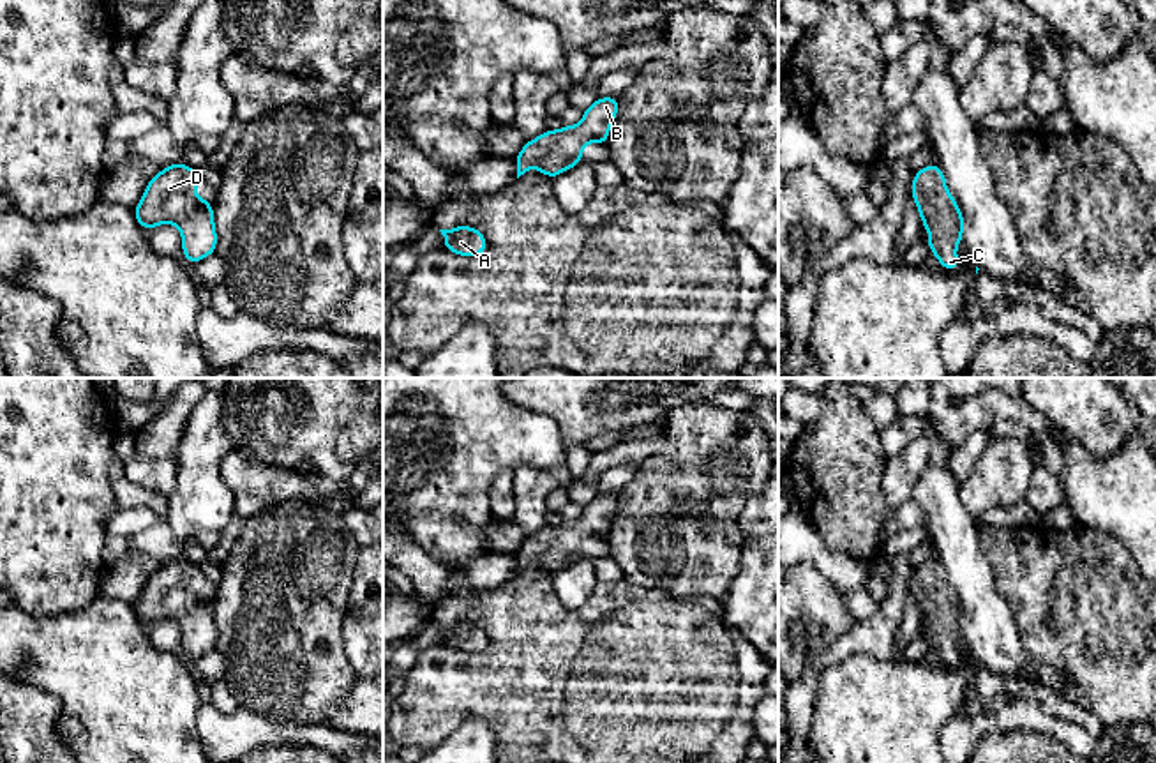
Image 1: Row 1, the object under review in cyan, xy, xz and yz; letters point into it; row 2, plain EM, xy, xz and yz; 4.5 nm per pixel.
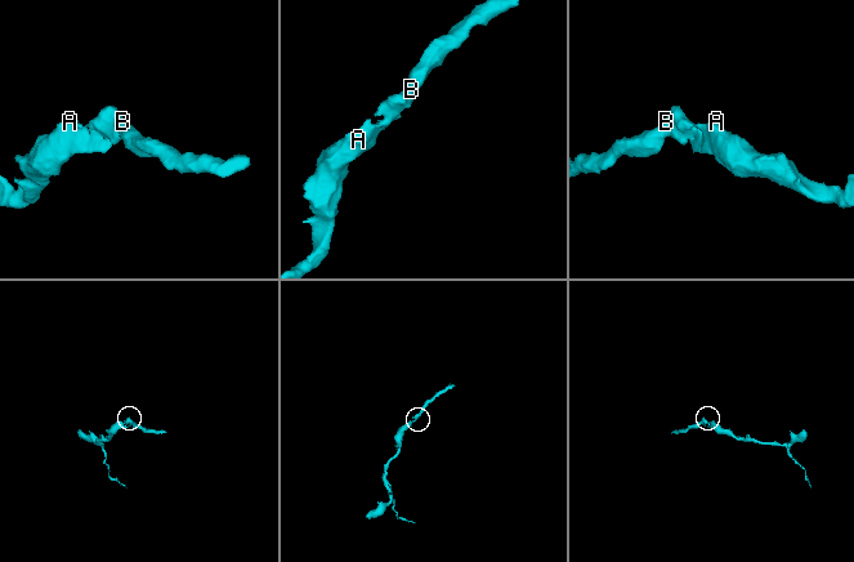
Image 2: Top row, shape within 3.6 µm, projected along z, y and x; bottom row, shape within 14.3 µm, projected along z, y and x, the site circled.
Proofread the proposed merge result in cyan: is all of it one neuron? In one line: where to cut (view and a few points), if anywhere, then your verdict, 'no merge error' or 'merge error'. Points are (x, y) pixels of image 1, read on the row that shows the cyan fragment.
no cut; no merge error

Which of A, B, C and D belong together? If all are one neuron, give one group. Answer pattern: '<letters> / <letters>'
A B C D

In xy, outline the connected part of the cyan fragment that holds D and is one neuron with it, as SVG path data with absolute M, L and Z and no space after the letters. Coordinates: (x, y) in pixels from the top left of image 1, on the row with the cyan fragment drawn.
M176 162L162 168L145 187L132 210L141 228L150 231L159 224L176 224L182 235L184 258L194 265L217 249L212 201L194 198L199 189L198 170Z

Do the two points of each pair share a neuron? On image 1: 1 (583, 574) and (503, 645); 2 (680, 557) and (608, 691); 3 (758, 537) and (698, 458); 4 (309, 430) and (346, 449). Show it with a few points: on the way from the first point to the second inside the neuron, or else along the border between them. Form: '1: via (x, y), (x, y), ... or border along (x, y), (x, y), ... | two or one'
1: border along (551, 576), (556, 597), (572, 610), (597, 581) | two
2: border along (623, 580), (676, 597), (701, 596) | two
3: border along (759, 490), (747, 502), (740, 516), (740, 557) | two
4: border along (341, 435), (336, 444), (336, 456), (355, 467) | two

